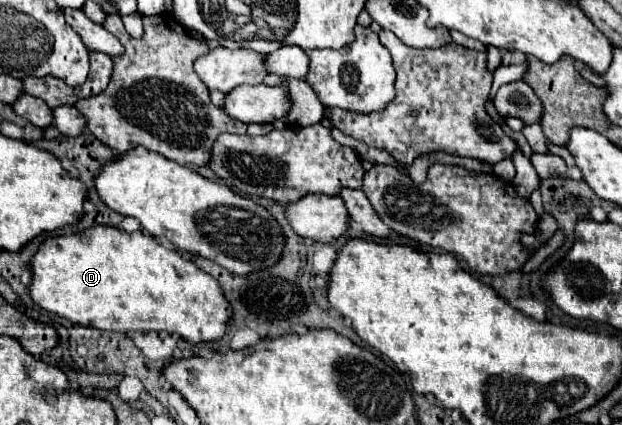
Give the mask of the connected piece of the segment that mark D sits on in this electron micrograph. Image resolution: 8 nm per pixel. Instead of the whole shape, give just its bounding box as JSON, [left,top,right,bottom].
[28,224,230,344]

